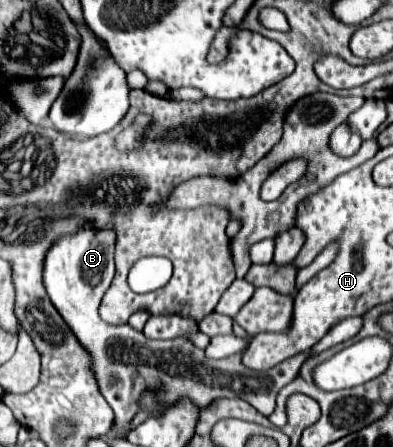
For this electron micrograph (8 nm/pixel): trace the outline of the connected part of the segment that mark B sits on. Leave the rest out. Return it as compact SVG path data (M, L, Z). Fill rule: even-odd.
M88 227L88 229L78 229L72 235L60 235L50 245L50 249L44 257L42 283L46 287L46 293L52 301L52 305L58 309L58 313L70 325L70 329L74 331L78 341L88 349L88 353L92 357L92 365L94 365L94 375L98 379L98 387L100 387L102 395L106 397L106 401L110 403L110 407L114 409L116 429L118 429L118 425L126 425L138 413L138 399L142 399L142 391L152 391L154 395L158 395L158 399L162 399L162 415L182 397L188 397L196 407L202 407L202 409L220 397L240 397L240 399L248 401L254 409L258 409L262 415L266 415L266 417L272 415L272 411L276 407L276 395L280 391L280 381L284 387L296 379L302 363L310 355L310 349L306 353L298 353L298 355L282 361L282 365L276 367L278 371L274 369L270 373L258 373L258 371L246 369L240 361L240 355L232 355L232 357L216 361L216 359L208 359L206 353L202 349L194 347L188 339L152 341L152 339L146 339L146 335L142 331L136 331L130 325L110 325L100 319L98 307L100 307L104 291L110 287L114 273L116 273L114 251L116 251L116 231L114 229Z

